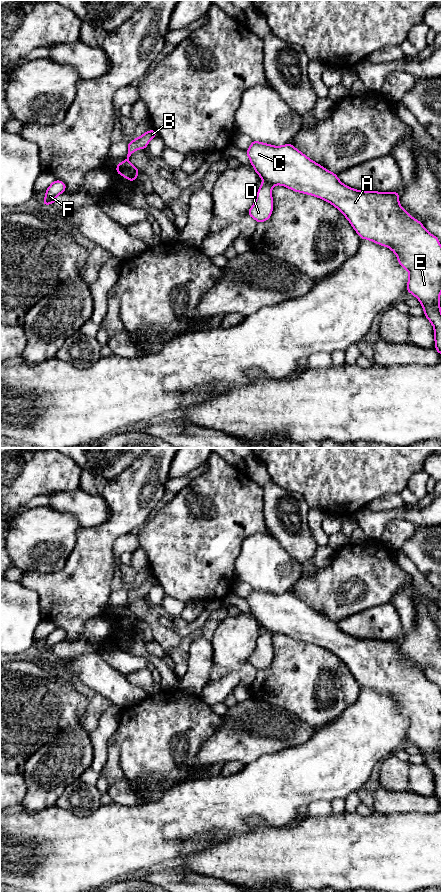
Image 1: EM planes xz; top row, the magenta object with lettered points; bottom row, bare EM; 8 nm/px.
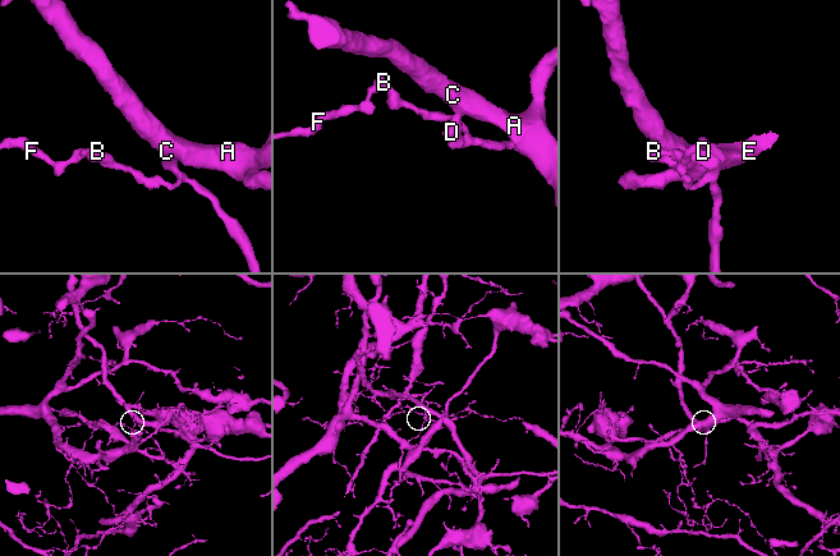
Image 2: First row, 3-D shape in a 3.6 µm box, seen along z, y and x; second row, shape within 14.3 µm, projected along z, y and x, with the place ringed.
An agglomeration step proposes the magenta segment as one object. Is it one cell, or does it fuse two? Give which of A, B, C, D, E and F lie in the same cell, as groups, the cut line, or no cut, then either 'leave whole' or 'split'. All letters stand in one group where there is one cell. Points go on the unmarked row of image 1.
A C E / B D F | xz (263, 629), (272, 633) | split

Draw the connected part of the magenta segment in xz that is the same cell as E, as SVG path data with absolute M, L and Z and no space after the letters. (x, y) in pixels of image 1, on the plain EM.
M252 589L246 601L255 620L262 626L263 630L271 633L282 633L293 639L313 643L327 649L342 660L361 687L367 687L388 695L396 702L399 712L409 720L406 737L420 749L424 757L424 763L433 773L434 796L441 802L441 756L439 752L441 742L441 692L438 686L429 681L420 669L410 664L400 654L399 640L360 639L348 635L338 627L337 622L312 609L291 591L273 594L259 589Z

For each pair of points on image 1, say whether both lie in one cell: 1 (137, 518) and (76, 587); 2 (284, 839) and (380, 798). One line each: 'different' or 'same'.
1: same
2: different

